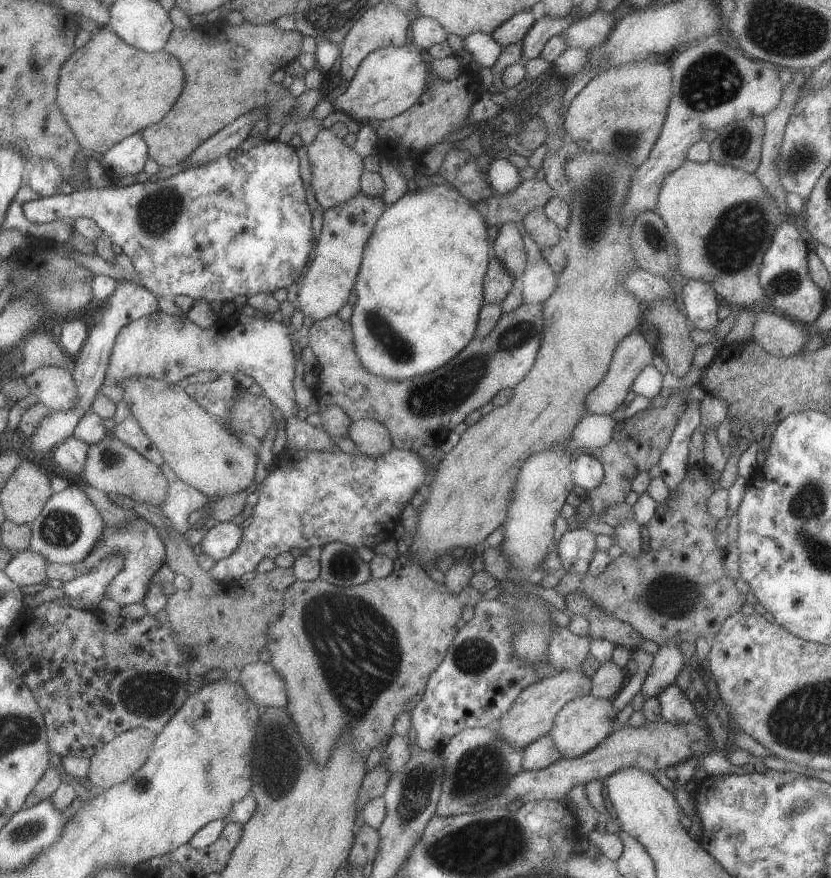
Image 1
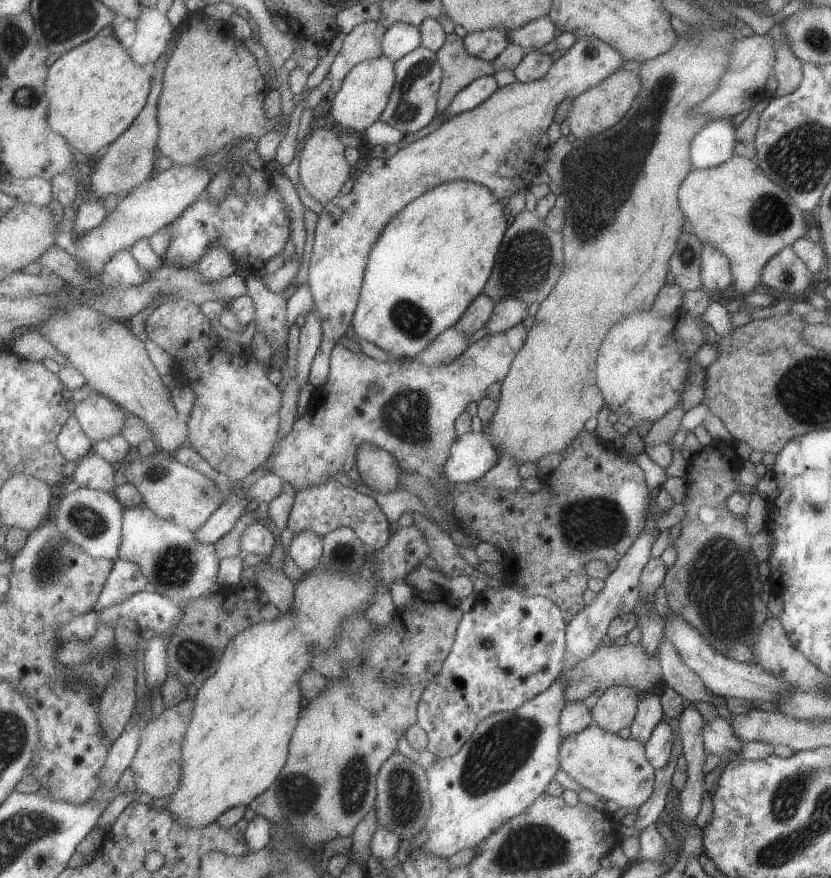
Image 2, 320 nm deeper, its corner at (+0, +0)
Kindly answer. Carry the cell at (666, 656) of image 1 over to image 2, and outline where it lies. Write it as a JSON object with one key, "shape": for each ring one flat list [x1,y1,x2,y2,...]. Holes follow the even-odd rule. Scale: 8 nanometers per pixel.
{"shape":[[658,689,639,694,637,711,629,726,630,738,644,744,653,732,653,728,664,718]]}

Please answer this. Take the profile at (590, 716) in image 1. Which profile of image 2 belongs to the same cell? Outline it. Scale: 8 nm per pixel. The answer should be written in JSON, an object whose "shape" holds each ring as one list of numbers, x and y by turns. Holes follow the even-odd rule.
{"shape":[[616,685,607,688,589,710,593,724,611,734,629,727,637,711,638,696,631,688]]}

